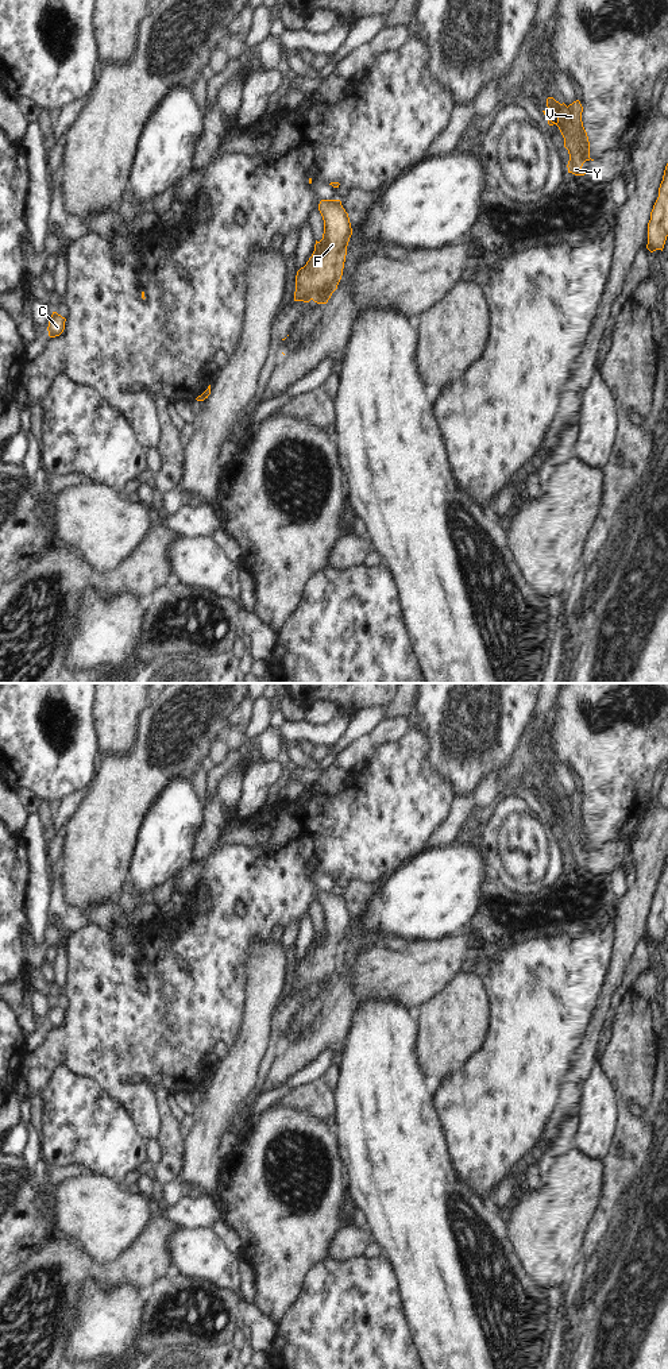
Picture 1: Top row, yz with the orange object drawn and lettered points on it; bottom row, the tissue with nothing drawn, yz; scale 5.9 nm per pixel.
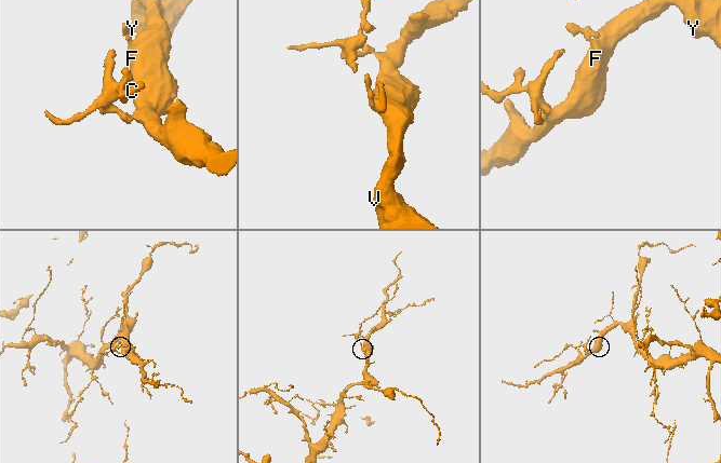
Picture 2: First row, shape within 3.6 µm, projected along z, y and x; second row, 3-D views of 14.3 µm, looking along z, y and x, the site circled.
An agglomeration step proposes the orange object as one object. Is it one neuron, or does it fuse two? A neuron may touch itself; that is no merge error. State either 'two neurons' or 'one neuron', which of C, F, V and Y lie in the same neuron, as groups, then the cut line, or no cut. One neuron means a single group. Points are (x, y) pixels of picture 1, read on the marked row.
two neurons | C / F V Y | yz (203, 393), (205, 397)

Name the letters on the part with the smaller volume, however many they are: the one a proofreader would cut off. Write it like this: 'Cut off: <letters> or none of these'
Cut off: C

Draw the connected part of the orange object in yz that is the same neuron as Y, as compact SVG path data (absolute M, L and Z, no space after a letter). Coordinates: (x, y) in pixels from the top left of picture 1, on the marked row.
M553 97L547 99L548 112L542 111L548 119L548 124L556 124L564 138L564 147L568 150L568 173L575 176L584 176L582 169L586 161L590 161L590 142L583 127L582 112L583 107L579 100L568 107L560 104Z

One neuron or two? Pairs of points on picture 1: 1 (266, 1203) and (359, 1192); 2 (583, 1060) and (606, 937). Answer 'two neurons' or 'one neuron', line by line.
1: two neurons
2: two neurons

